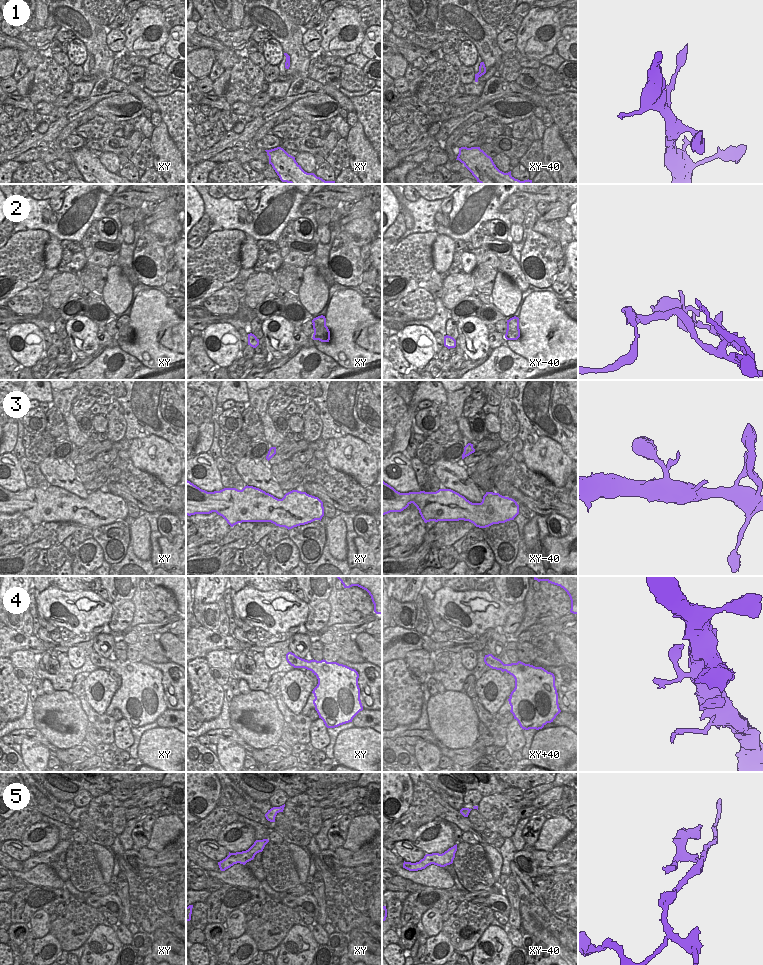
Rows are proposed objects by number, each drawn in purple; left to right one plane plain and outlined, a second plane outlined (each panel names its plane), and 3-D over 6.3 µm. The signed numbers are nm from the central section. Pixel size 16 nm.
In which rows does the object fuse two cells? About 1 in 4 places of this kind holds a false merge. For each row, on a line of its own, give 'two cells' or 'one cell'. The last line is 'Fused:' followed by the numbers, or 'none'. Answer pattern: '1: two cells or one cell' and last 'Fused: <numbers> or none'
1: one cell
2: one cell
3: one cell
4: one cell
5: one cell
Fused: none

